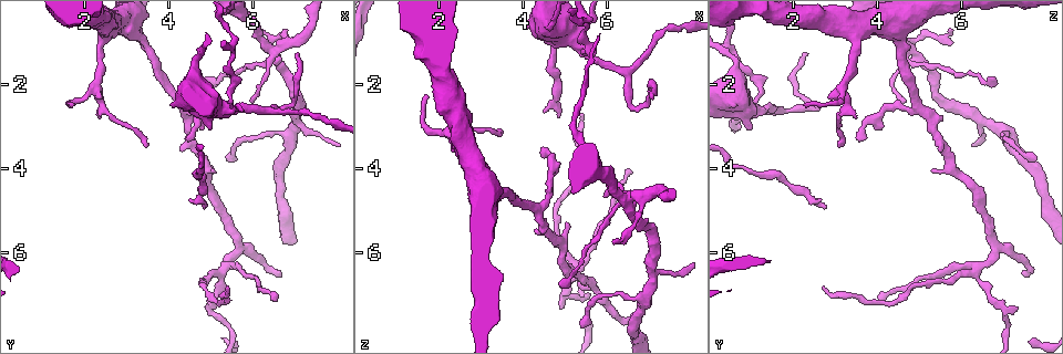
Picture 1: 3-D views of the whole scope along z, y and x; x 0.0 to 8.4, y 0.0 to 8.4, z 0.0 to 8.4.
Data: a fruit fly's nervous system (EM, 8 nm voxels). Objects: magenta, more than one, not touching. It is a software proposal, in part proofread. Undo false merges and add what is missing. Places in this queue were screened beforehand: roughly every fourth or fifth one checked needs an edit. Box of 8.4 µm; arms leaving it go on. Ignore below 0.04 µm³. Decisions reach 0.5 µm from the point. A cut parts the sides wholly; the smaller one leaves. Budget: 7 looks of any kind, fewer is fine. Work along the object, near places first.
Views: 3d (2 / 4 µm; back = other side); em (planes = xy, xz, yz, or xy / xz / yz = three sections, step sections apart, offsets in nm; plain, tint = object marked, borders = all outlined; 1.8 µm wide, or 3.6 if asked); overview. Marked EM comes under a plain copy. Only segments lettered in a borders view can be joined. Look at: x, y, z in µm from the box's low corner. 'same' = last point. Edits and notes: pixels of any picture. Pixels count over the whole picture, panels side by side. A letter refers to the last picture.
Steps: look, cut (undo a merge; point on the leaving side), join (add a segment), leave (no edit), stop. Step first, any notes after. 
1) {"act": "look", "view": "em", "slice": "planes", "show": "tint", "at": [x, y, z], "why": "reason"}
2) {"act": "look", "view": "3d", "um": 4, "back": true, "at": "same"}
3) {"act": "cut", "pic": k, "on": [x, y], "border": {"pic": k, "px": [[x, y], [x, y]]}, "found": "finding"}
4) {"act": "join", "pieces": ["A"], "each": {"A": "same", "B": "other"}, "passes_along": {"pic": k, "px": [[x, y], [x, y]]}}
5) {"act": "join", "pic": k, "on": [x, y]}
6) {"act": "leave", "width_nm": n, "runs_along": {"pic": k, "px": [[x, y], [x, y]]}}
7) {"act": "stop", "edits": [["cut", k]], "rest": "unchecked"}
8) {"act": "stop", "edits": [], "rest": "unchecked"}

{"act": "look", "view": "em", "um": 3.6, "slice": "planes", "show": "borders", "at": [5.35, 2.65, 1.00]}

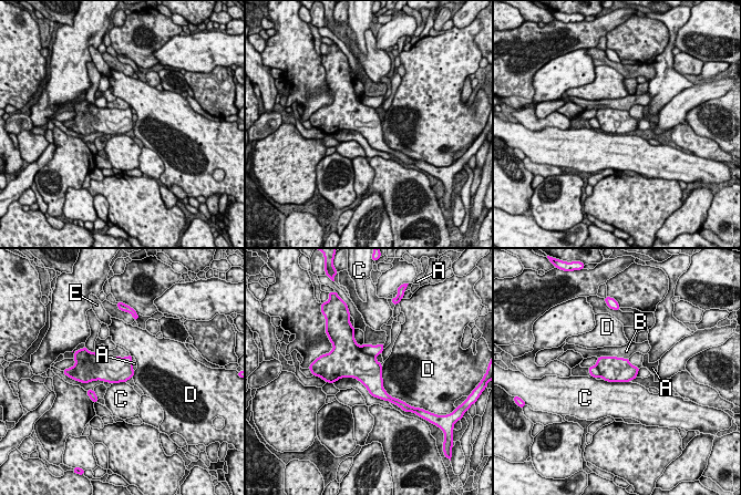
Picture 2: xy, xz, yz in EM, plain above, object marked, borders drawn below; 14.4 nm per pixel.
{"act": "cut", "pic": 2, "on": [354, 363], "each": {"A": "other", "B": "other", "C": "other", "D": "other", "E": "other"}, "found": "a second neuron is stuck on"}

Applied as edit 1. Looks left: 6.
{"act": "look", "view": "em", "slice": "planes", "show": "borders", "at": [6.40, 1.15, 4.75], "why": "three-way junction"}

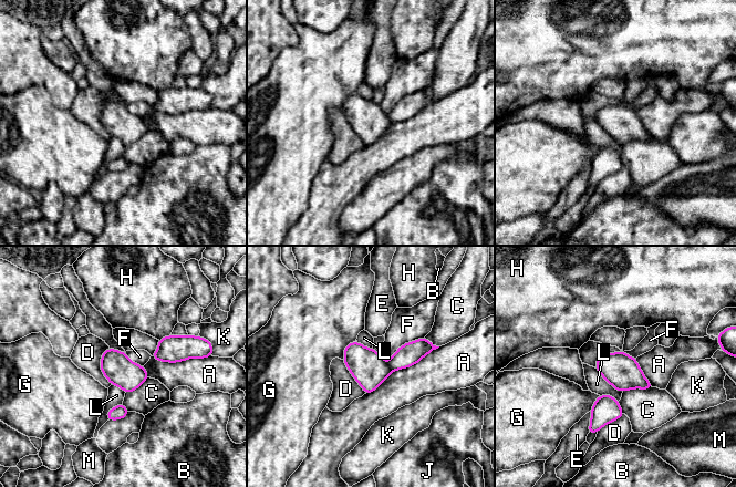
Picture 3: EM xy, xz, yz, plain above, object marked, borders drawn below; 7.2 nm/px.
{"act": "cut", "pic": 3, "on": [411, 353], "each": {"A": "other", "B": "other", "C": "other", "D": "other", "E": "other", "F": "other", "G": "other", "H": "other", "J": "other", "K": "other", "L": "other", "M": "other"}, "found": "a second neuron is stuck on"}

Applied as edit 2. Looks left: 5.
{"act": "stop", "edits": [["cut", 2], ["cut", 3]], "rest": "unchecked"}

